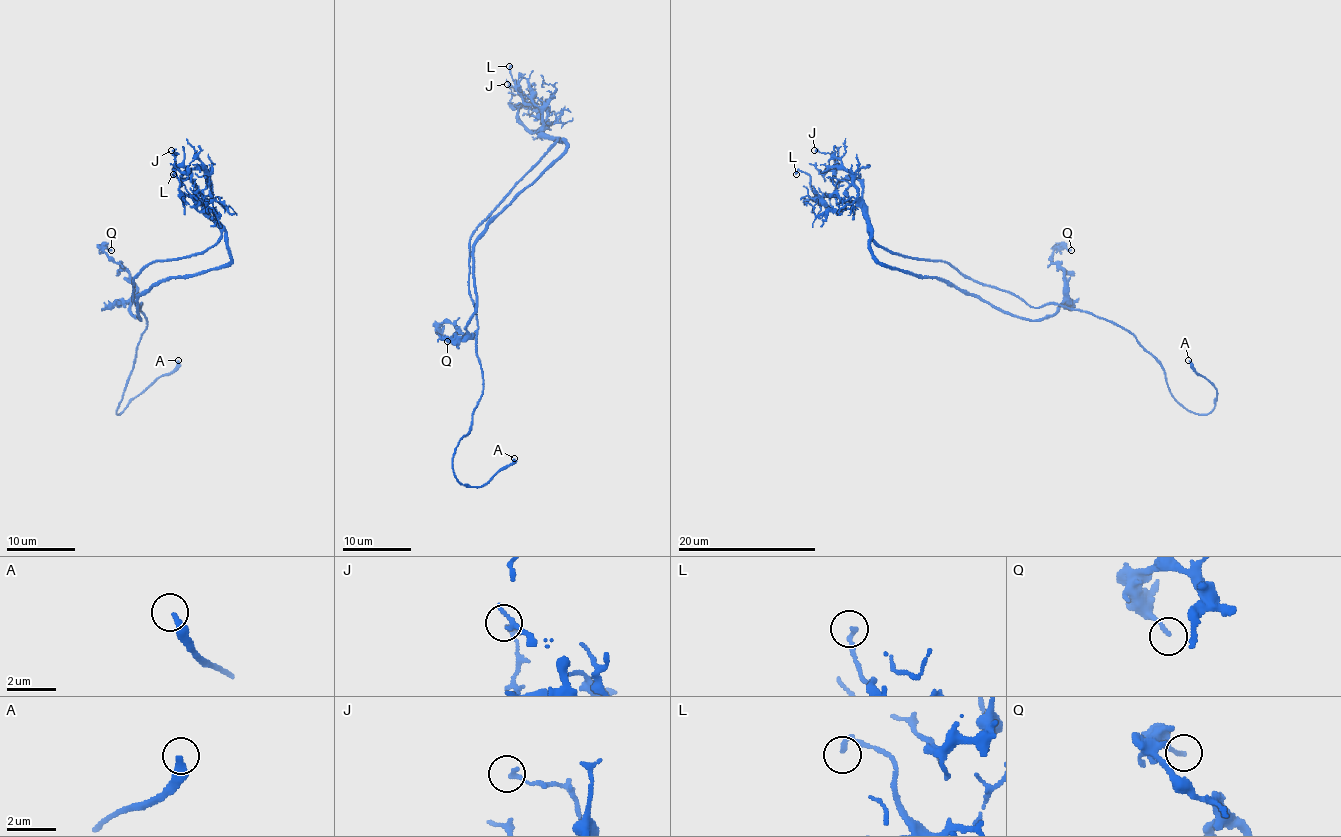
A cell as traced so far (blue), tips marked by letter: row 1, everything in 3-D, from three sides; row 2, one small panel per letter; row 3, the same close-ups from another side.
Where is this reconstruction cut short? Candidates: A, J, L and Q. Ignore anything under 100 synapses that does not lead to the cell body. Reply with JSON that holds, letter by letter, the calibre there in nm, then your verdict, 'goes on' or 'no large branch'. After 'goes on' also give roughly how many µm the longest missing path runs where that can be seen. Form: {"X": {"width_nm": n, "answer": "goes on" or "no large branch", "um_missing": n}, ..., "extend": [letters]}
{"A": {"width_nm": 320, "answer": "goes on", "um_missing": 3}, "J": {"width_nm": 170, "answer": "no large branch"}, "L": {"width_nm": 160, "answer": "no large branch"}, "Q": {"width_nm": 150, "answer": "no large branch"}, "extend": ["A"]}

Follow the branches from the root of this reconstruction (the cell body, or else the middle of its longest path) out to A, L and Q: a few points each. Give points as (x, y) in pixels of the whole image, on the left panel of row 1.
A: (163, 260), (154, 260), (133, 279), (133, 301), (137, 307), (142, 303), (147, 327), (116, 413), (178, 360)
L: (163, 260), (202, 253), (221, 234), (221, 226), (207, 210), (211, 202), (183, 196), (175, 171), (173, 174)
Q: (163, 260), (223, 236), (230, 257), (156, 283), (137, 298), (140, 320), (135, 283), (111, 250)

